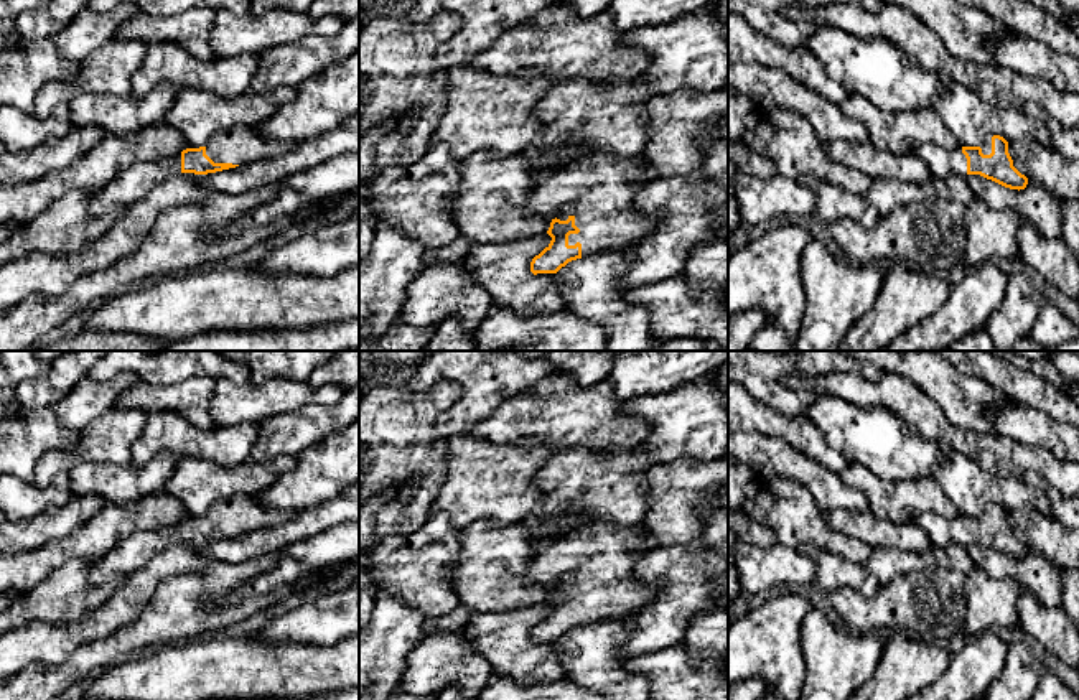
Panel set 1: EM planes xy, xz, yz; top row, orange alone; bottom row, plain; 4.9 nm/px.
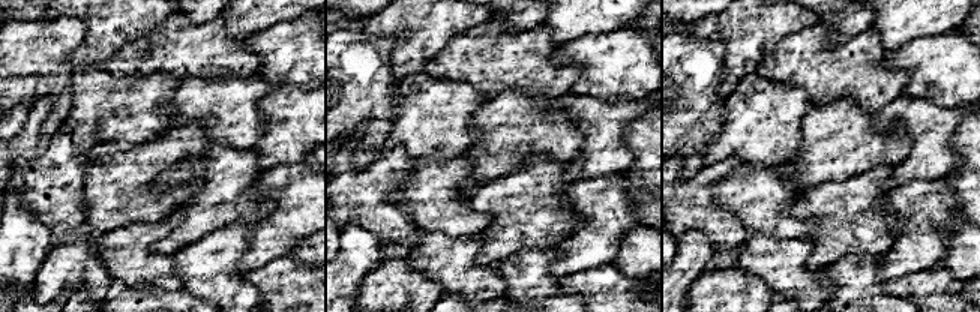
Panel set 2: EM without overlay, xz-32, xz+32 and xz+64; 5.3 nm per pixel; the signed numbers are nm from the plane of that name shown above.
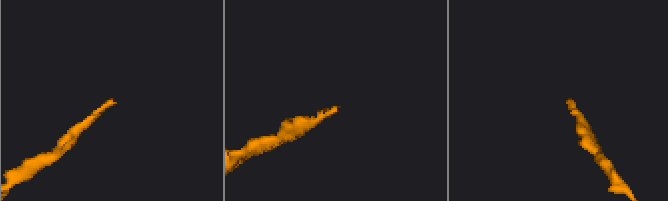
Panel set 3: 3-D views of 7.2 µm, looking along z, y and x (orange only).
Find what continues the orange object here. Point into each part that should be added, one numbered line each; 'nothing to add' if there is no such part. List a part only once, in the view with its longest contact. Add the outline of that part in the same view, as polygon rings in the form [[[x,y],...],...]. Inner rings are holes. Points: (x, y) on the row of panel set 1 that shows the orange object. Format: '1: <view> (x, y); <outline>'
1: xz (600, 190); [[[593,153],[544,180],[529,198],[527,214],[560,221],[573,216],[580,232],[568,236],[568,245],[580,242],[582,257],[588,257],[651,232],[651,222],[634,209],[634,196],[644,184],[641,156]]]

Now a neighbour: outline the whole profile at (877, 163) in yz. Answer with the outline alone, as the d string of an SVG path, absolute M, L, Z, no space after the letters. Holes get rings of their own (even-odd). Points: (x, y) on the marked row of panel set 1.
M830 142L829 156L843 166L857 168L871 178L893 178L904 183L926 183L934 178L926 161L913 153L896 155L878 150L873 143Z

